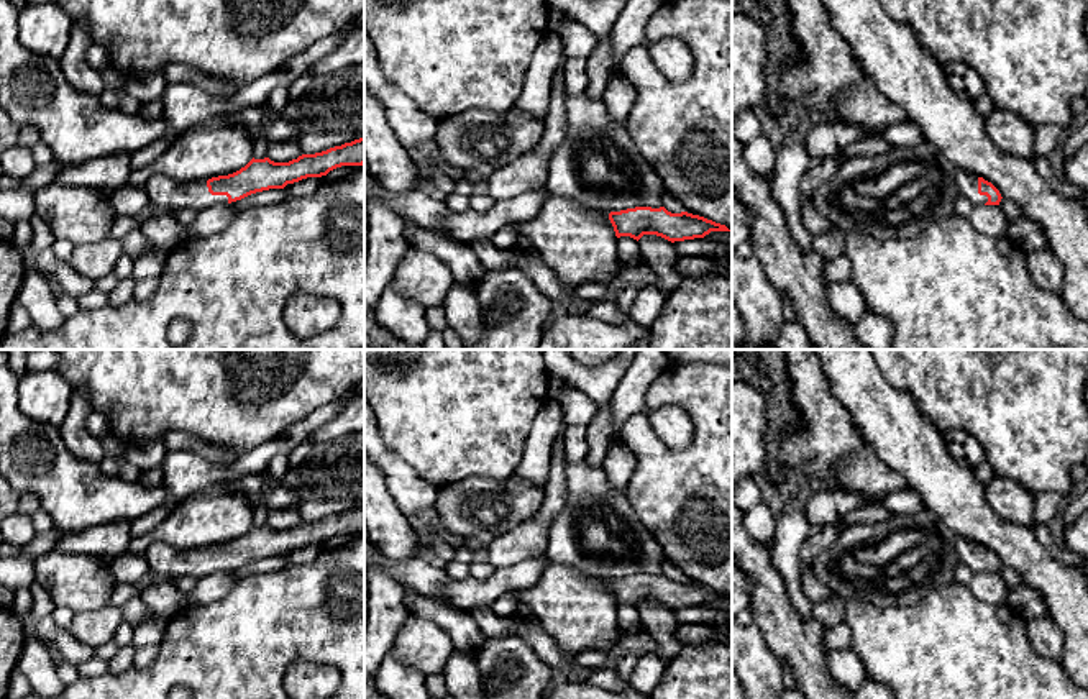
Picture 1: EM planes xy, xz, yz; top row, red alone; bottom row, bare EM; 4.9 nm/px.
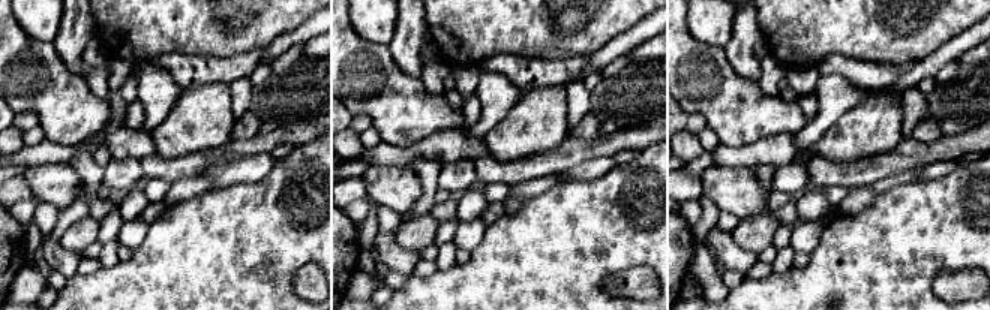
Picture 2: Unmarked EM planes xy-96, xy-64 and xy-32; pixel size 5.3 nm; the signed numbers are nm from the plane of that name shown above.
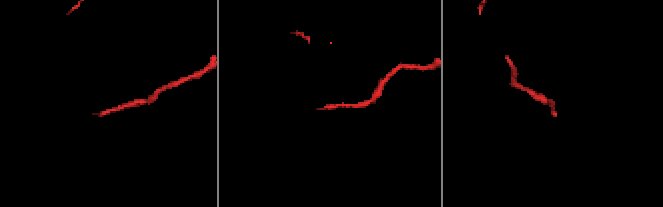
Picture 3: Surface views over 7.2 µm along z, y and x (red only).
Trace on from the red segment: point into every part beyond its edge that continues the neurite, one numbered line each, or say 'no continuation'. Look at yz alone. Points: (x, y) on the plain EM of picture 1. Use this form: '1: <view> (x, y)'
1: yz (967, 552)

